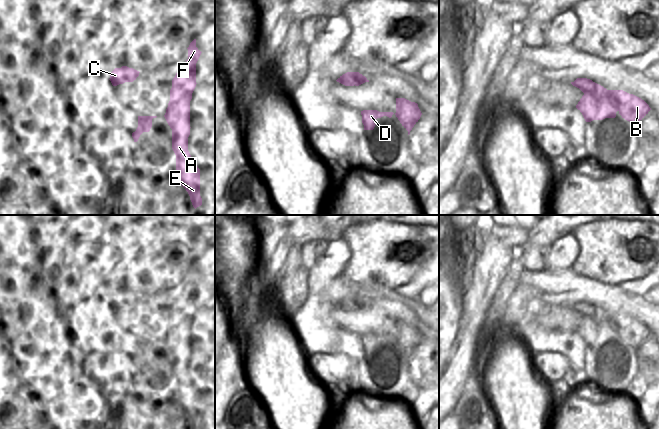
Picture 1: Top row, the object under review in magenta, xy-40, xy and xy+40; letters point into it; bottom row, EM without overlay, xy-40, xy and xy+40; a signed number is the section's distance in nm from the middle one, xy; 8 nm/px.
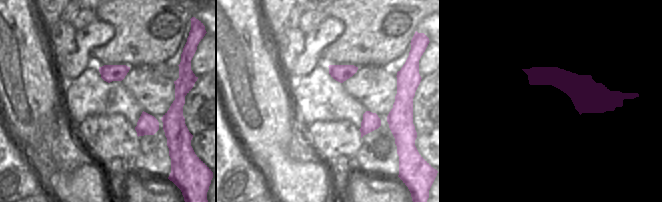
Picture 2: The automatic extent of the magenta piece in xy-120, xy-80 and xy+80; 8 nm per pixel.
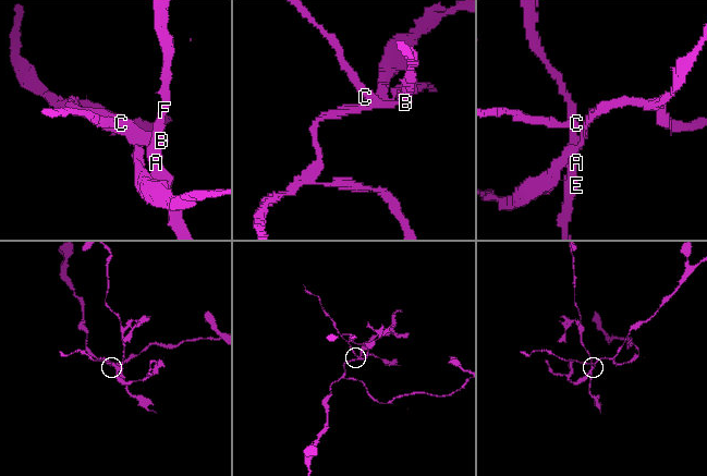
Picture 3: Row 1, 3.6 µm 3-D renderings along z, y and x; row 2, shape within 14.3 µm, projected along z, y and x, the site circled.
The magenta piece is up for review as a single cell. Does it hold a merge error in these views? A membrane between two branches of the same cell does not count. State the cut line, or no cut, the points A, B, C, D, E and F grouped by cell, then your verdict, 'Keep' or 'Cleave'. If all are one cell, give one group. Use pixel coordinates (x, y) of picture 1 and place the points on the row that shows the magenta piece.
Split along xy (366, 79), (360, 79), (354, 84). Groups: A B D E F / C. Cleave.

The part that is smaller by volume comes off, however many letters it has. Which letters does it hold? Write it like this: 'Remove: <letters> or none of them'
Remove: C.

